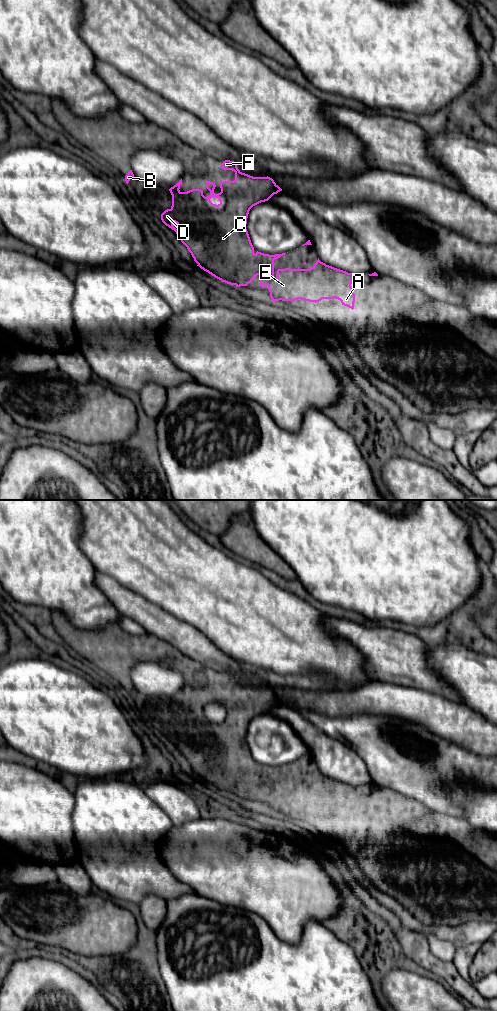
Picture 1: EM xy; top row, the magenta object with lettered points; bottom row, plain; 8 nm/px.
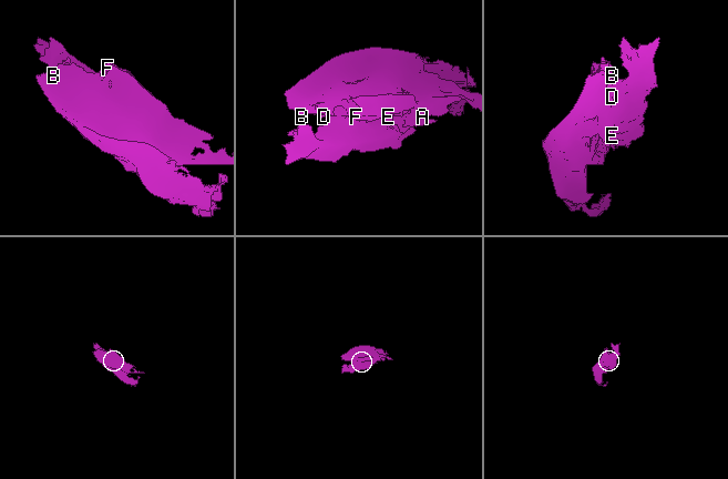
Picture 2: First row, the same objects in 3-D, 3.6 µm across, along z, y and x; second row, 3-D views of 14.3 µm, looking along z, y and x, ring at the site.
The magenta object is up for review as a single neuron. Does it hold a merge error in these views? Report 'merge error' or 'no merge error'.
no merge error

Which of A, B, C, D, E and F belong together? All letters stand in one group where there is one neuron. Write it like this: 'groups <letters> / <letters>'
groups A B C D E F

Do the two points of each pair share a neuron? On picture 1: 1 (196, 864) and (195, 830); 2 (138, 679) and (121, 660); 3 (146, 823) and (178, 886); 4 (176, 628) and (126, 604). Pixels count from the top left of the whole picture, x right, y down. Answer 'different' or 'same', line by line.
1: same
2: different
3: same
4: same

